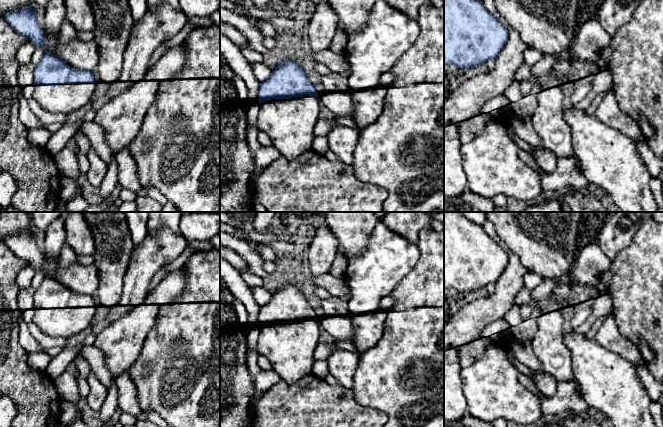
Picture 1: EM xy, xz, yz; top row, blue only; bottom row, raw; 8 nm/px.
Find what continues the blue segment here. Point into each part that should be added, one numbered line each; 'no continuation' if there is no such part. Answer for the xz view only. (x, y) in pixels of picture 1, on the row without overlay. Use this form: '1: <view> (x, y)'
1: xz (290, 347)

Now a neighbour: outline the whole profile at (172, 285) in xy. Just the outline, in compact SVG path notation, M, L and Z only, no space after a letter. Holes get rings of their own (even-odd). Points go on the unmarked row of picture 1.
M185 266L175 271L168 272L157 286L147 293L145 302L131 308L131 311L113 321L96 336L93 345L105 355L105 366L111 377L117 378L131 367L138 358L145 338L156 322L159 306L177 302L178 297L185 290Z

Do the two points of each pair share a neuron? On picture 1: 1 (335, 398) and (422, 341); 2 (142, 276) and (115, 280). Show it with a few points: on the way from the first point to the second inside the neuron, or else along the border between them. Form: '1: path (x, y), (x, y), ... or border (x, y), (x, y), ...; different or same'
1: border (351, 390), (354, 399), (358, 403), (368, 406); different
2: border (130, 257), (123, 278), (122, 294), (118, 302); different

